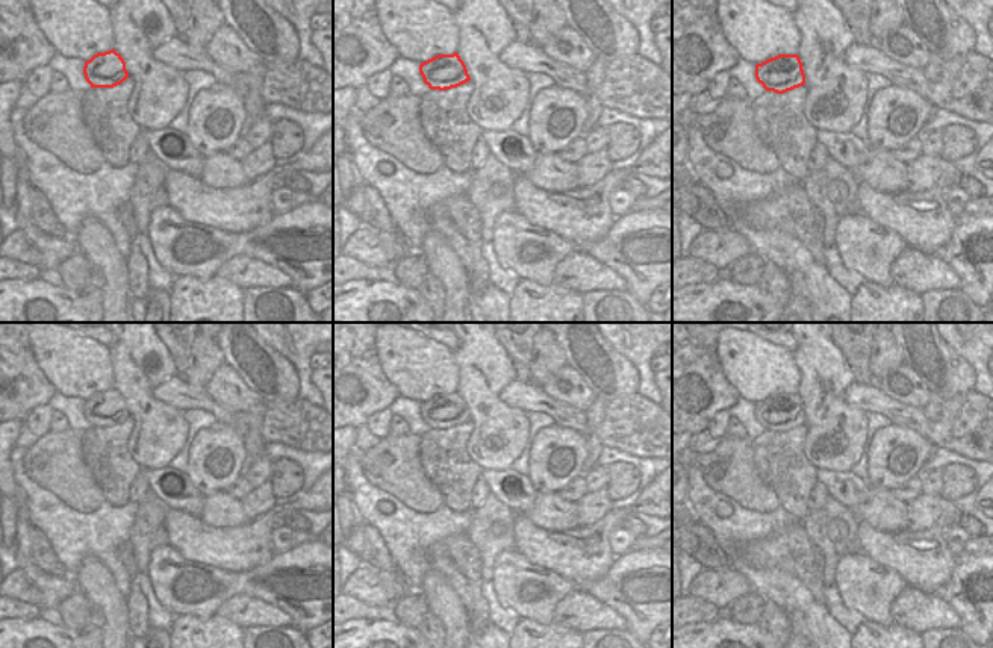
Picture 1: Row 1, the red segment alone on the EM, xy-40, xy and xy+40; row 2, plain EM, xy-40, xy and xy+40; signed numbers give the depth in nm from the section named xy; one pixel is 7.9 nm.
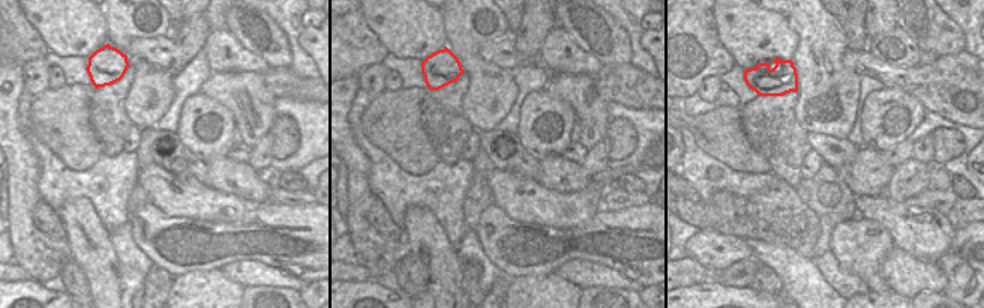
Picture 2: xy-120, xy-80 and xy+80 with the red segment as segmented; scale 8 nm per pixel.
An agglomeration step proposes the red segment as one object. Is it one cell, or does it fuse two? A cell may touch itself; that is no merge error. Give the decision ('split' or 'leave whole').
leave whole

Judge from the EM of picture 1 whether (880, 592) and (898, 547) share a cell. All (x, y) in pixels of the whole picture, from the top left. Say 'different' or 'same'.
different

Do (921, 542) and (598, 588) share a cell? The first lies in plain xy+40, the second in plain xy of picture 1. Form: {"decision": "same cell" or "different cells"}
{"decision": "different cells"}

